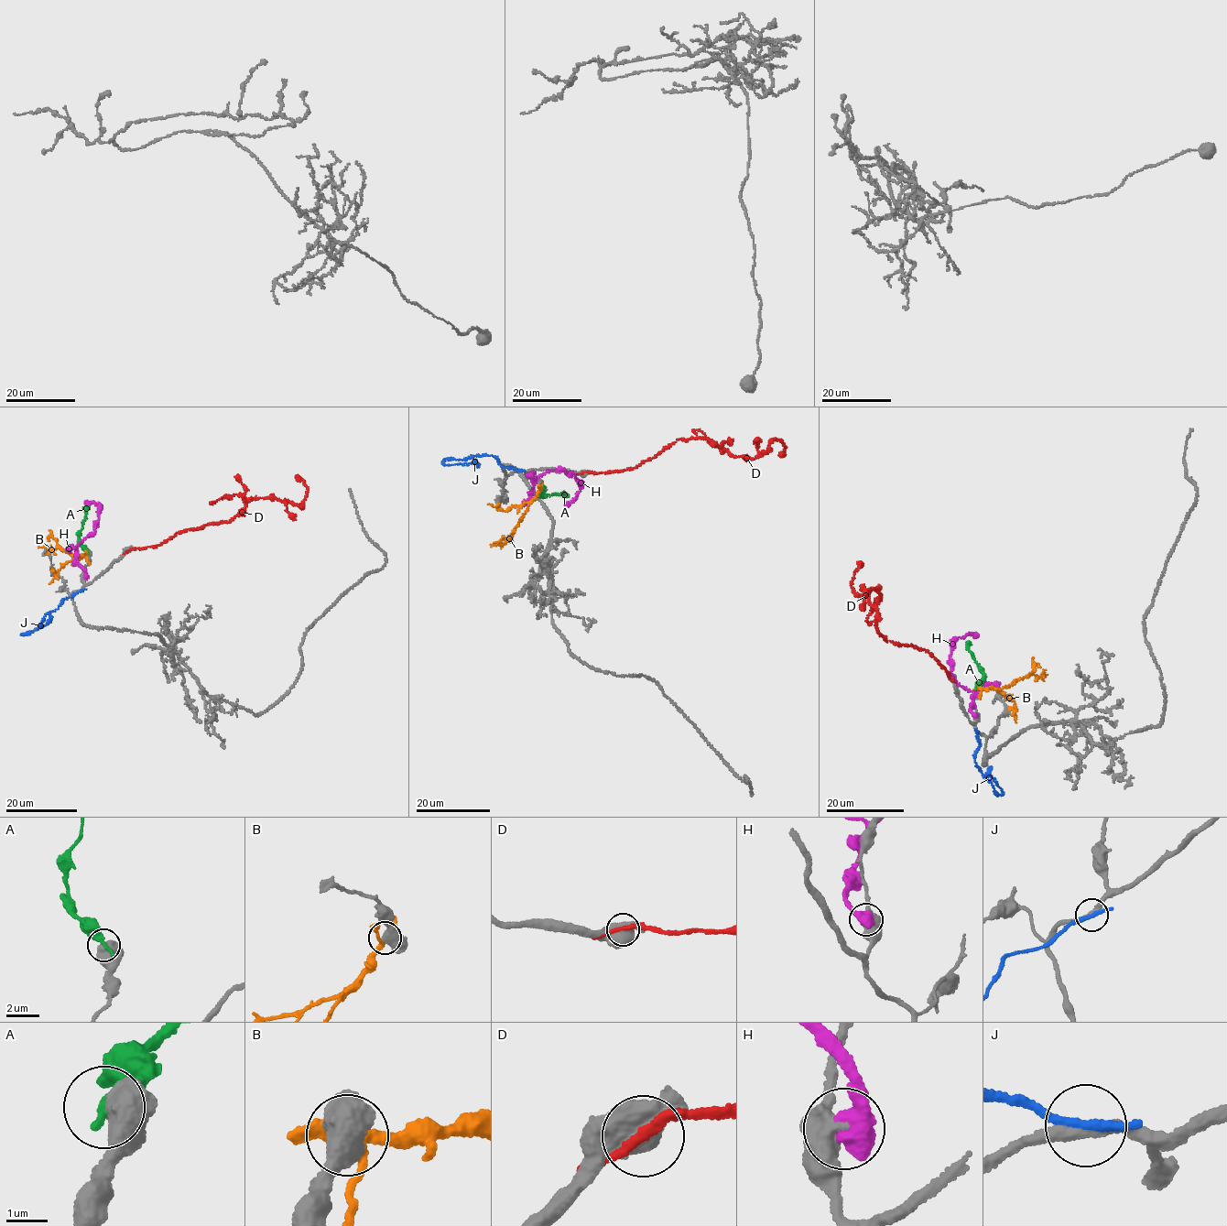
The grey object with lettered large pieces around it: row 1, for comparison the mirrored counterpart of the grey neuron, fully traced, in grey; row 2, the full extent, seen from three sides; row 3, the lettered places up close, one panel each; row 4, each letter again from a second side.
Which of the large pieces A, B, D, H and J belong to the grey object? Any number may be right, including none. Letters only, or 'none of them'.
none of them

